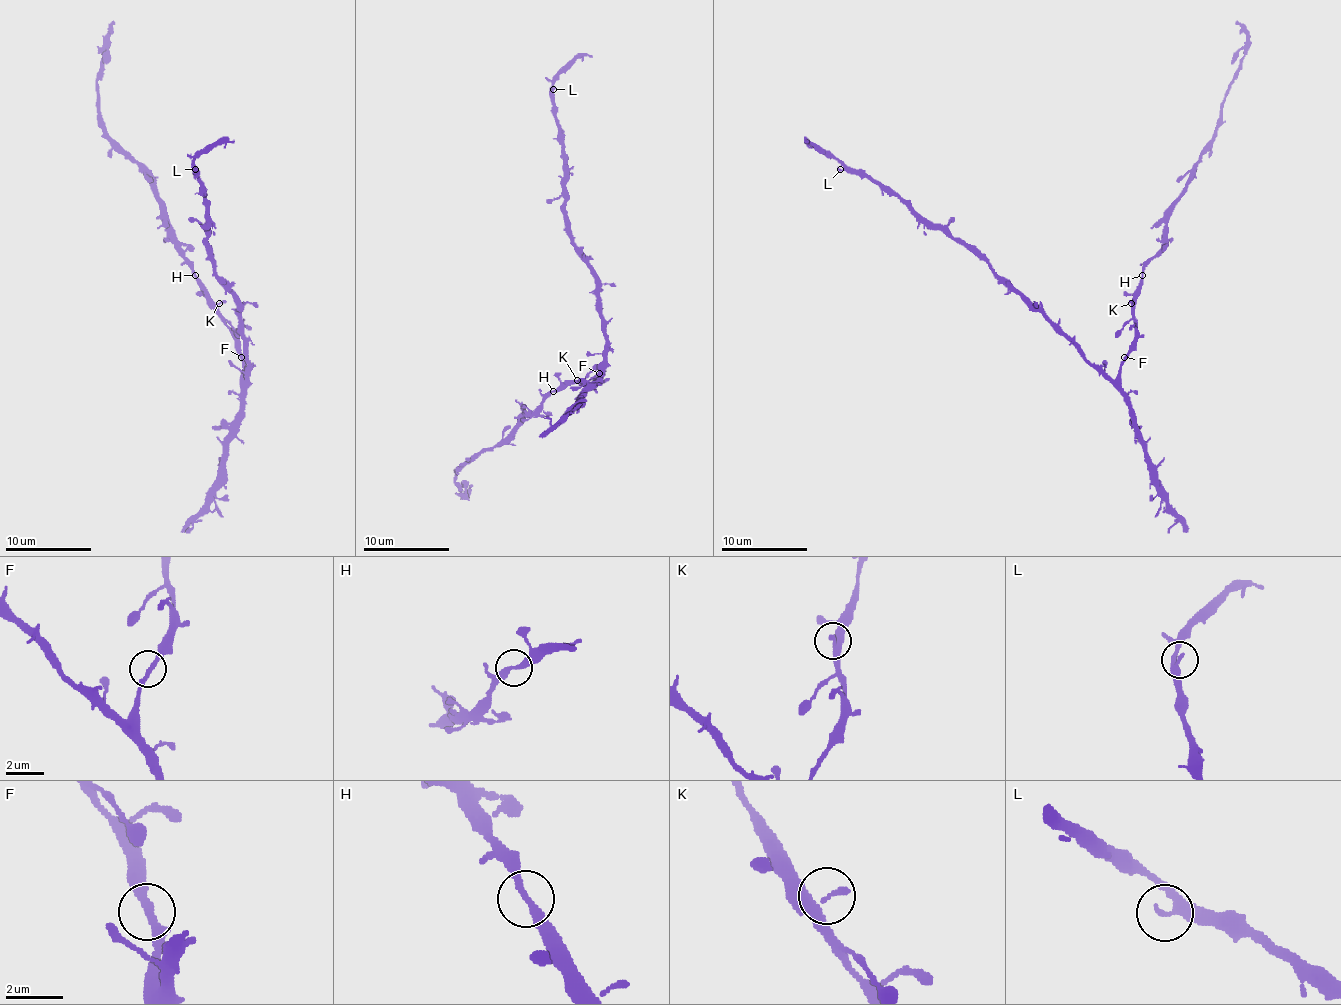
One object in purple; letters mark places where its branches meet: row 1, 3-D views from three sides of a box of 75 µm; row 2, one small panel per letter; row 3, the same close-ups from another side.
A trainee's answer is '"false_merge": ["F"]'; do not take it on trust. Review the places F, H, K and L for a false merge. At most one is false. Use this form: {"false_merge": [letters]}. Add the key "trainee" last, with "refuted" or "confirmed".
{"false_merge": [], "trainee": "refuted"}

